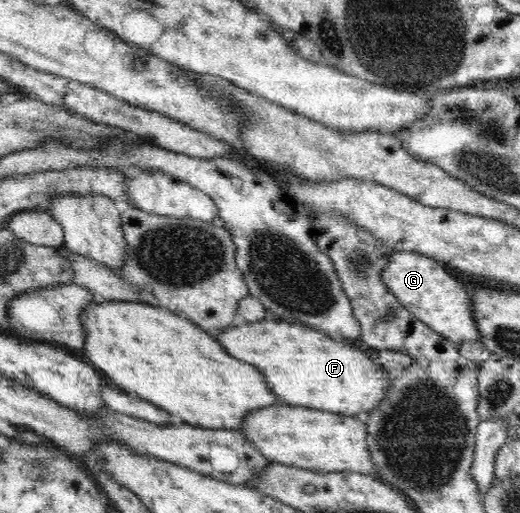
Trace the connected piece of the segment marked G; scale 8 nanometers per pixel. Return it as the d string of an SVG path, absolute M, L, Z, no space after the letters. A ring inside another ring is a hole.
M393 251L388 256L380 277L405 309L449 342L460 346L463 342L480 340L471 305L471 294L465 291L465 284L441 263L417 252Z

